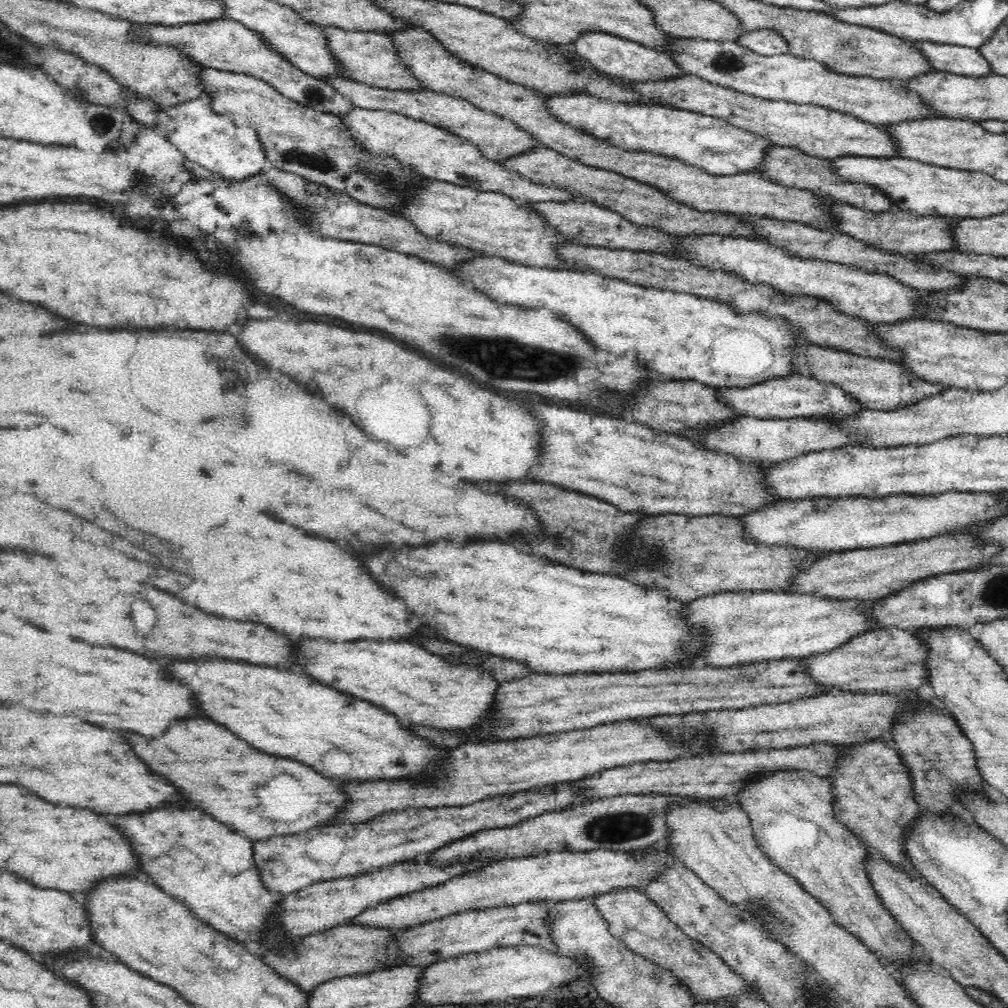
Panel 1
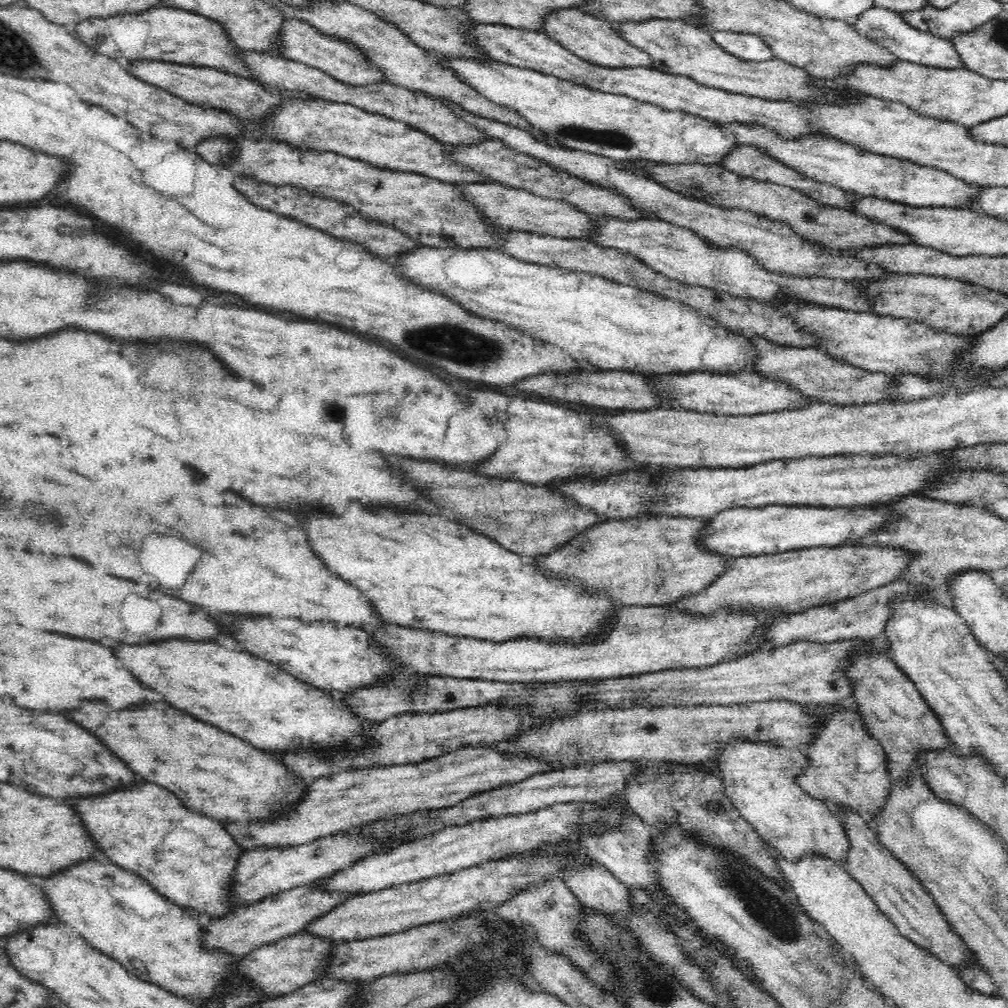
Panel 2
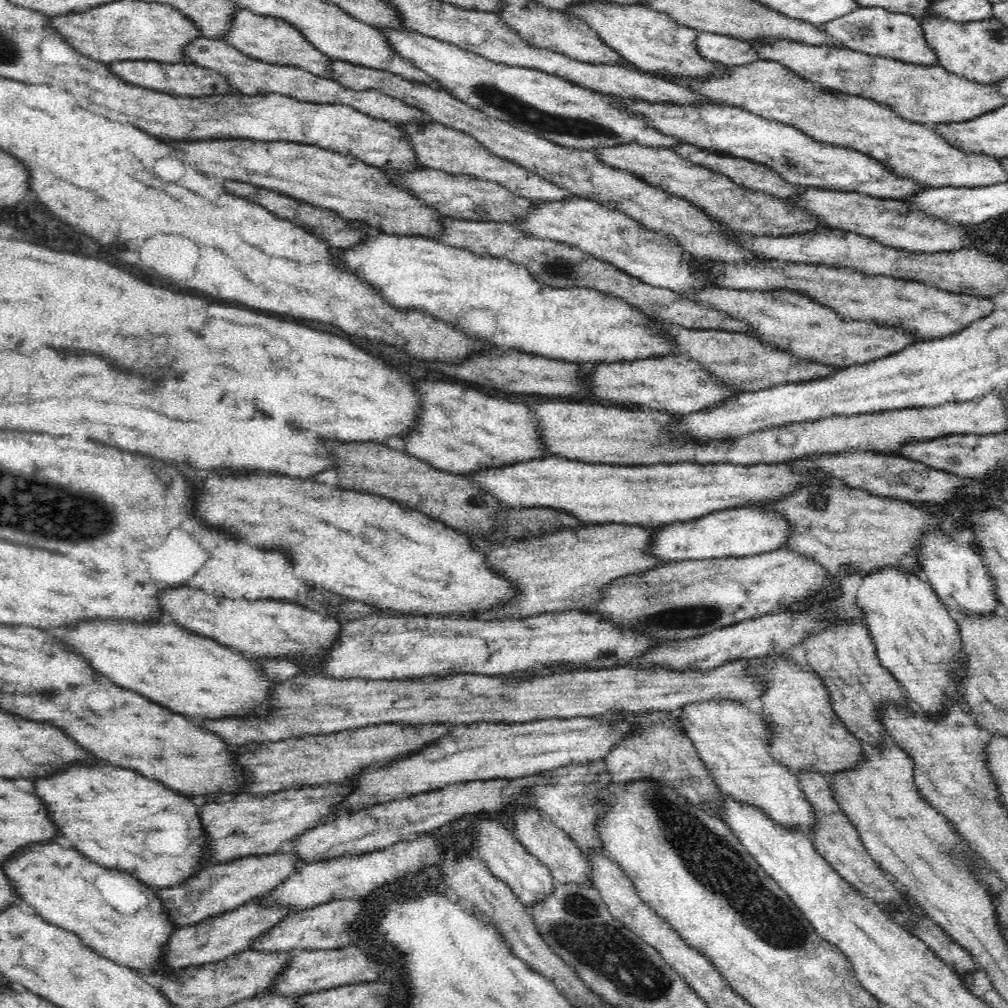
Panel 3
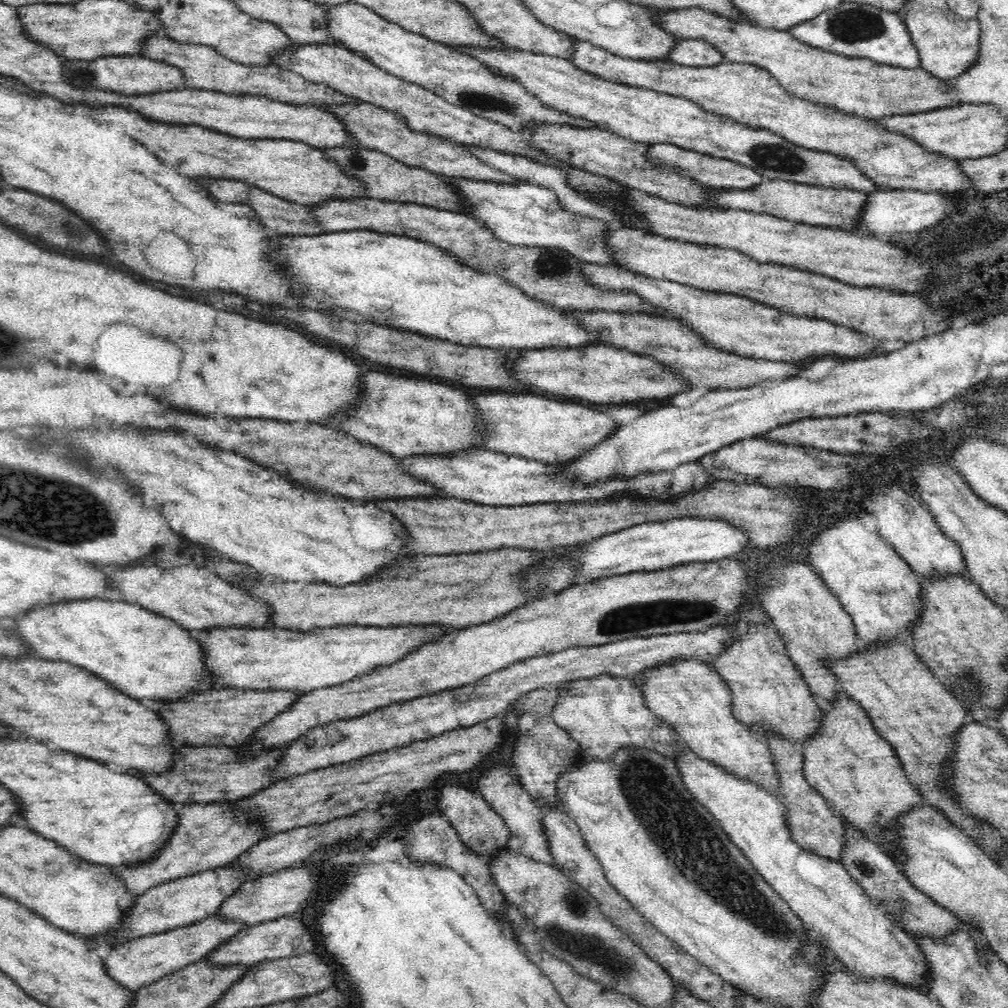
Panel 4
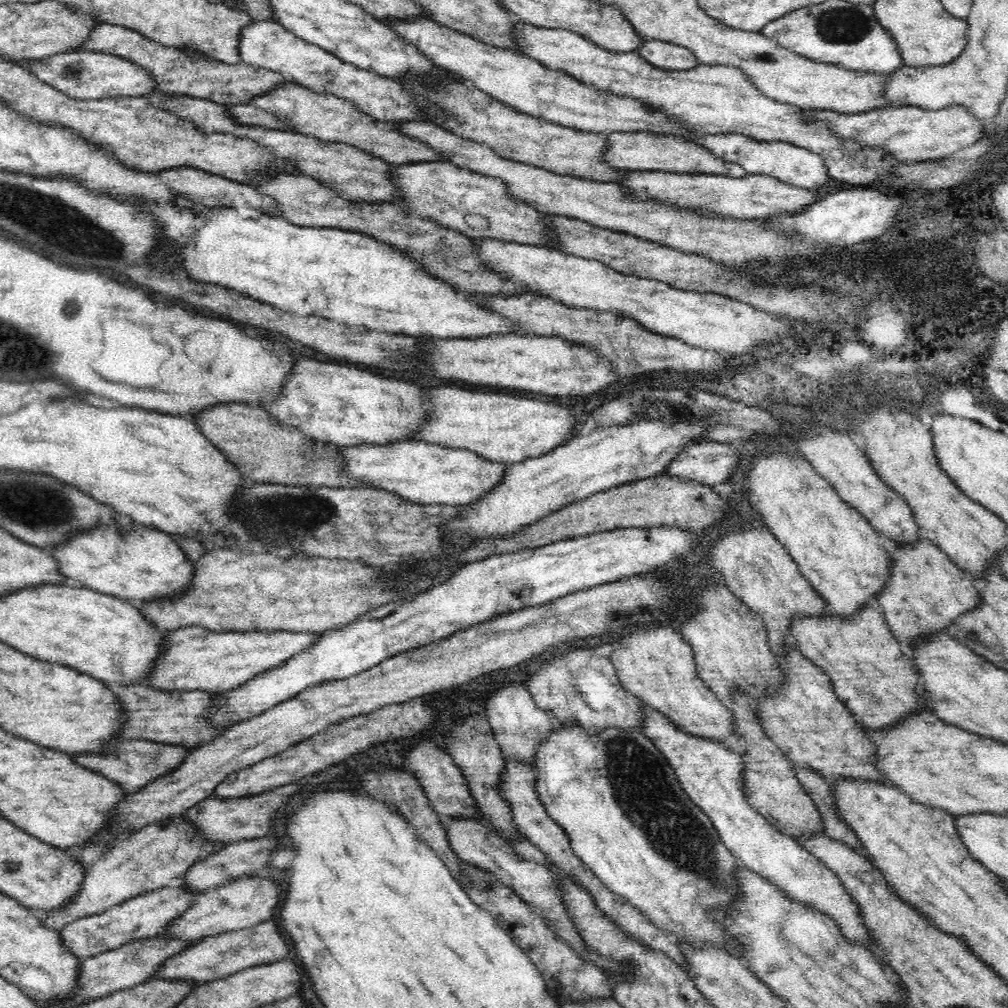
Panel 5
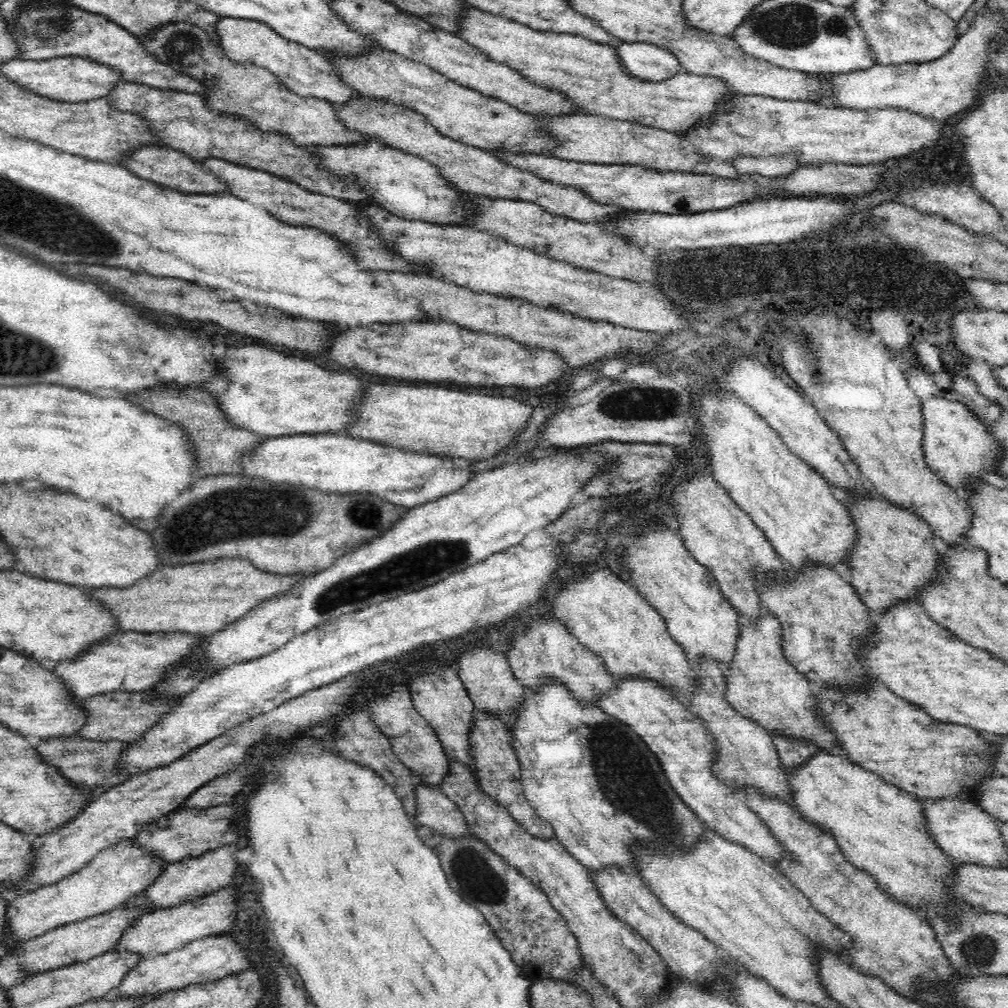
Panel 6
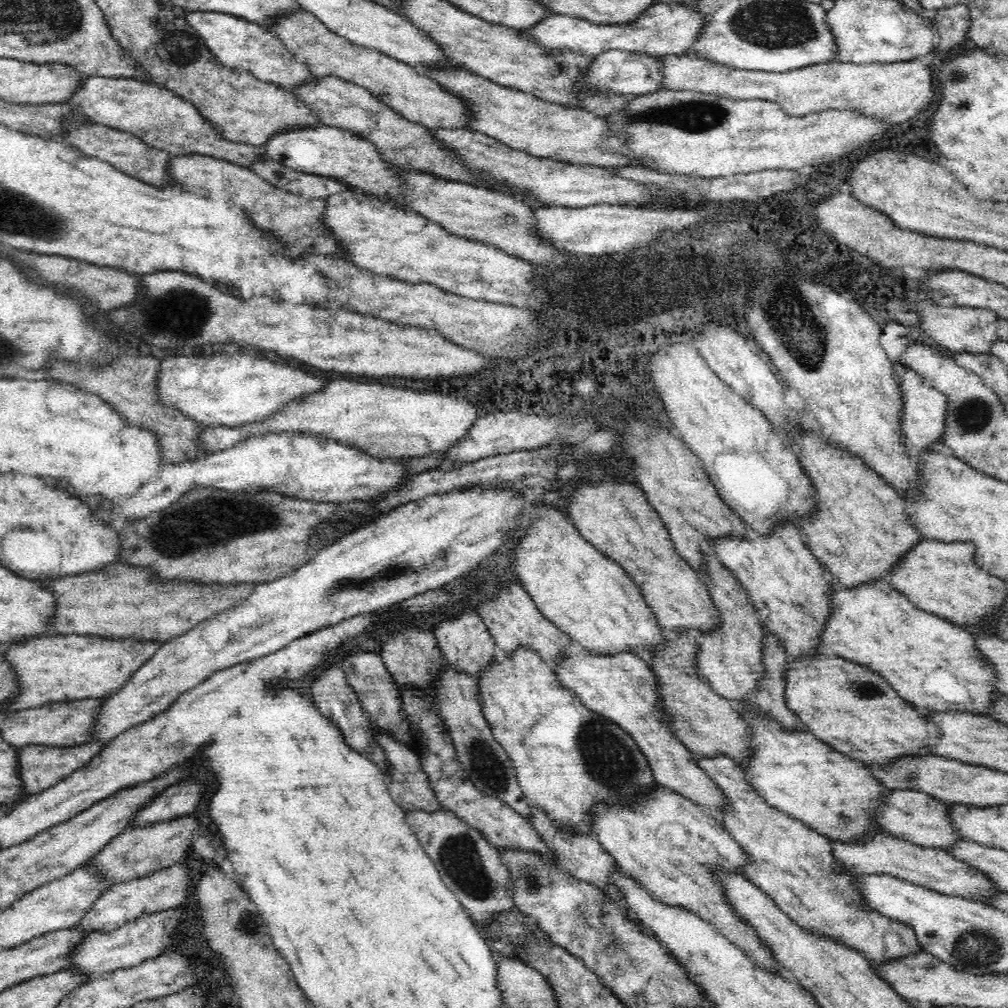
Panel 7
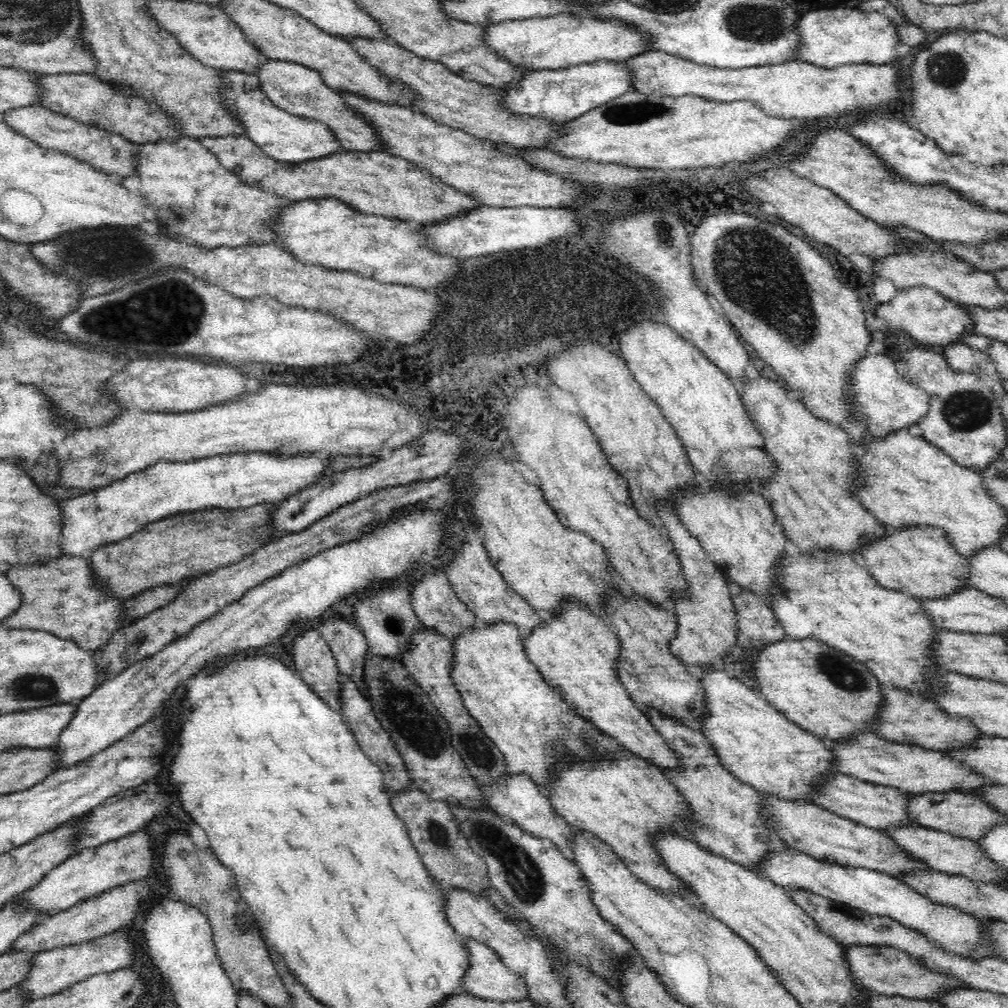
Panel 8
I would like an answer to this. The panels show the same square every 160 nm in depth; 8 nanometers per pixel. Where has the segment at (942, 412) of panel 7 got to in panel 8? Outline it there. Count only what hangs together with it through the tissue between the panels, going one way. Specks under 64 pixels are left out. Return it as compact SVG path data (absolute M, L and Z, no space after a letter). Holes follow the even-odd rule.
M869 351L857 360L855 366L847 371L847 405L851 416L865 424L866 433L870 437L884 437L891 431L908 429L917 421L926 417L929 397L915 384L911 384L898 374L894 360L885 353L871 354Z

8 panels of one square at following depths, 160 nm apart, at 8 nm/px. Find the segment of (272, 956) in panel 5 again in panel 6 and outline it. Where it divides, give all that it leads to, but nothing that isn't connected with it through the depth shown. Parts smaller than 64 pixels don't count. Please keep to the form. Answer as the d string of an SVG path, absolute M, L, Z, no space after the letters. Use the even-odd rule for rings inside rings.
M210 936L196 939L187 945L152 958L141 958L123 978L116 988L112 988L103 997L104 1001L112 999L150 998L162 993L183 989L204 981L217 981L230 974L246 971L254 964L246 955L247 951L236 943L234 936Z

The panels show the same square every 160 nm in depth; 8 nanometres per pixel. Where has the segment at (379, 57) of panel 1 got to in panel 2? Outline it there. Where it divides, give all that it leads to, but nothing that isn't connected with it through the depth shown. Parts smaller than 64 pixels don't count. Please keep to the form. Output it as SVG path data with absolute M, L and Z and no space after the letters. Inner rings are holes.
M284 18L279 34L276 34L275 56L303 62L311 67L323 70L332 78L349 85L364 86L375 82L383 82L386 78L376 66L368 65L368 60L351 42L340 41L340 38L330 38L328 34L320 33L316 26L297 18Z

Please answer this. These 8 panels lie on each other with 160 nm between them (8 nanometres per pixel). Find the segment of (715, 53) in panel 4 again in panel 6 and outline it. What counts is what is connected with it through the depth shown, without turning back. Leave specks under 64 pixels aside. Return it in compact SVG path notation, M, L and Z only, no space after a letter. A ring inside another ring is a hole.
M620 43L614 47L616 49L616 57L618 57L618 63L620 67L626 69L626 73L630 77L640 79L646 82L660 82L667 78L676 76L681 69L680 61L672 53L666 49L662 49L658 46L654 46L650 43Z

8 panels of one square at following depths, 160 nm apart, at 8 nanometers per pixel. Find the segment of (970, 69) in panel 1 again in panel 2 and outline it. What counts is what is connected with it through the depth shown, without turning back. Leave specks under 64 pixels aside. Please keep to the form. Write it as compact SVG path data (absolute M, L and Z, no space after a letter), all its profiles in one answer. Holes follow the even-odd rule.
M874 7L874 9L868 11L864 10L862 15L848 21L849 26L856 29L856 33L872 38L876 45L886 47L890 53L896 55L898 60L936 67L937 69L963 68L963 62L960 61L960 56L956 53L956 49L950 41L909 26L902 13L892 12L882 7Z

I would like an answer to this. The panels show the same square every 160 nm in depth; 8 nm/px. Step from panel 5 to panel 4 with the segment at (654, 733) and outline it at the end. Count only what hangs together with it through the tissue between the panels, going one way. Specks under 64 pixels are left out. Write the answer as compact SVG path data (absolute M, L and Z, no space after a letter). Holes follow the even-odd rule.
M682 744L676 752L673 757L674 762L690 794L710 811L731 842L746 856L764 881L798 915L805 928L827 942L829 948L848 966L850 972L864 979L886 977L900 985L910 985L920 989L925 986L927 966L918 943L906 931L896 927L896 924L886 916L883 907L878 906L868 897L864 889L850 877L840 861L813 855L809 850L802 849L792 841L791 832L786 827L784 805L778 801L780 798L776 797L774 792L767 791L757 782L749 778L740 778L733 772L728 772L721 766L698 756L686 744Z

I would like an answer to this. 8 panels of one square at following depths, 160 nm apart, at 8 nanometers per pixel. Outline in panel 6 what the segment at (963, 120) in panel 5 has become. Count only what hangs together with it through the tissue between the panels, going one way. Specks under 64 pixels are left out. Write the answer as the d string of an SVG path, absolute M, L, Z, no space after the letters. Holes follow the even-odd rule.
M729 93L724 94L718 98L716 102L716 108L710 110L710 114L702 116L700 120L696 120L692 126L688 126L686 130L682 132L674 132L678 134L678 137L688 141L688 145L692 145L692 150L697 152L699 156L706 157L706 159L716 159L722 161L722 163L728 163L731 165L734 159L738 157L776 157L781 159L788 154L792 154L794 161L798 163L798 166L818 165L818 164L848 164L848 165L873 165L873 164L882 164L889 159L898 159L905 157L910 154L913 150L922 150L922 148L930 148L930 146L936 146L936 140L942 138L942 130L944 130L944 124L938 119L931 119L910 113L906 110L900 109L872 109L872 110L856 110L852 108L840 108L840 107L827 107L820 105L814 101L798 101L798 100L780 100L778 98L772 98L764 95L756 94L740 94L740 93Z

